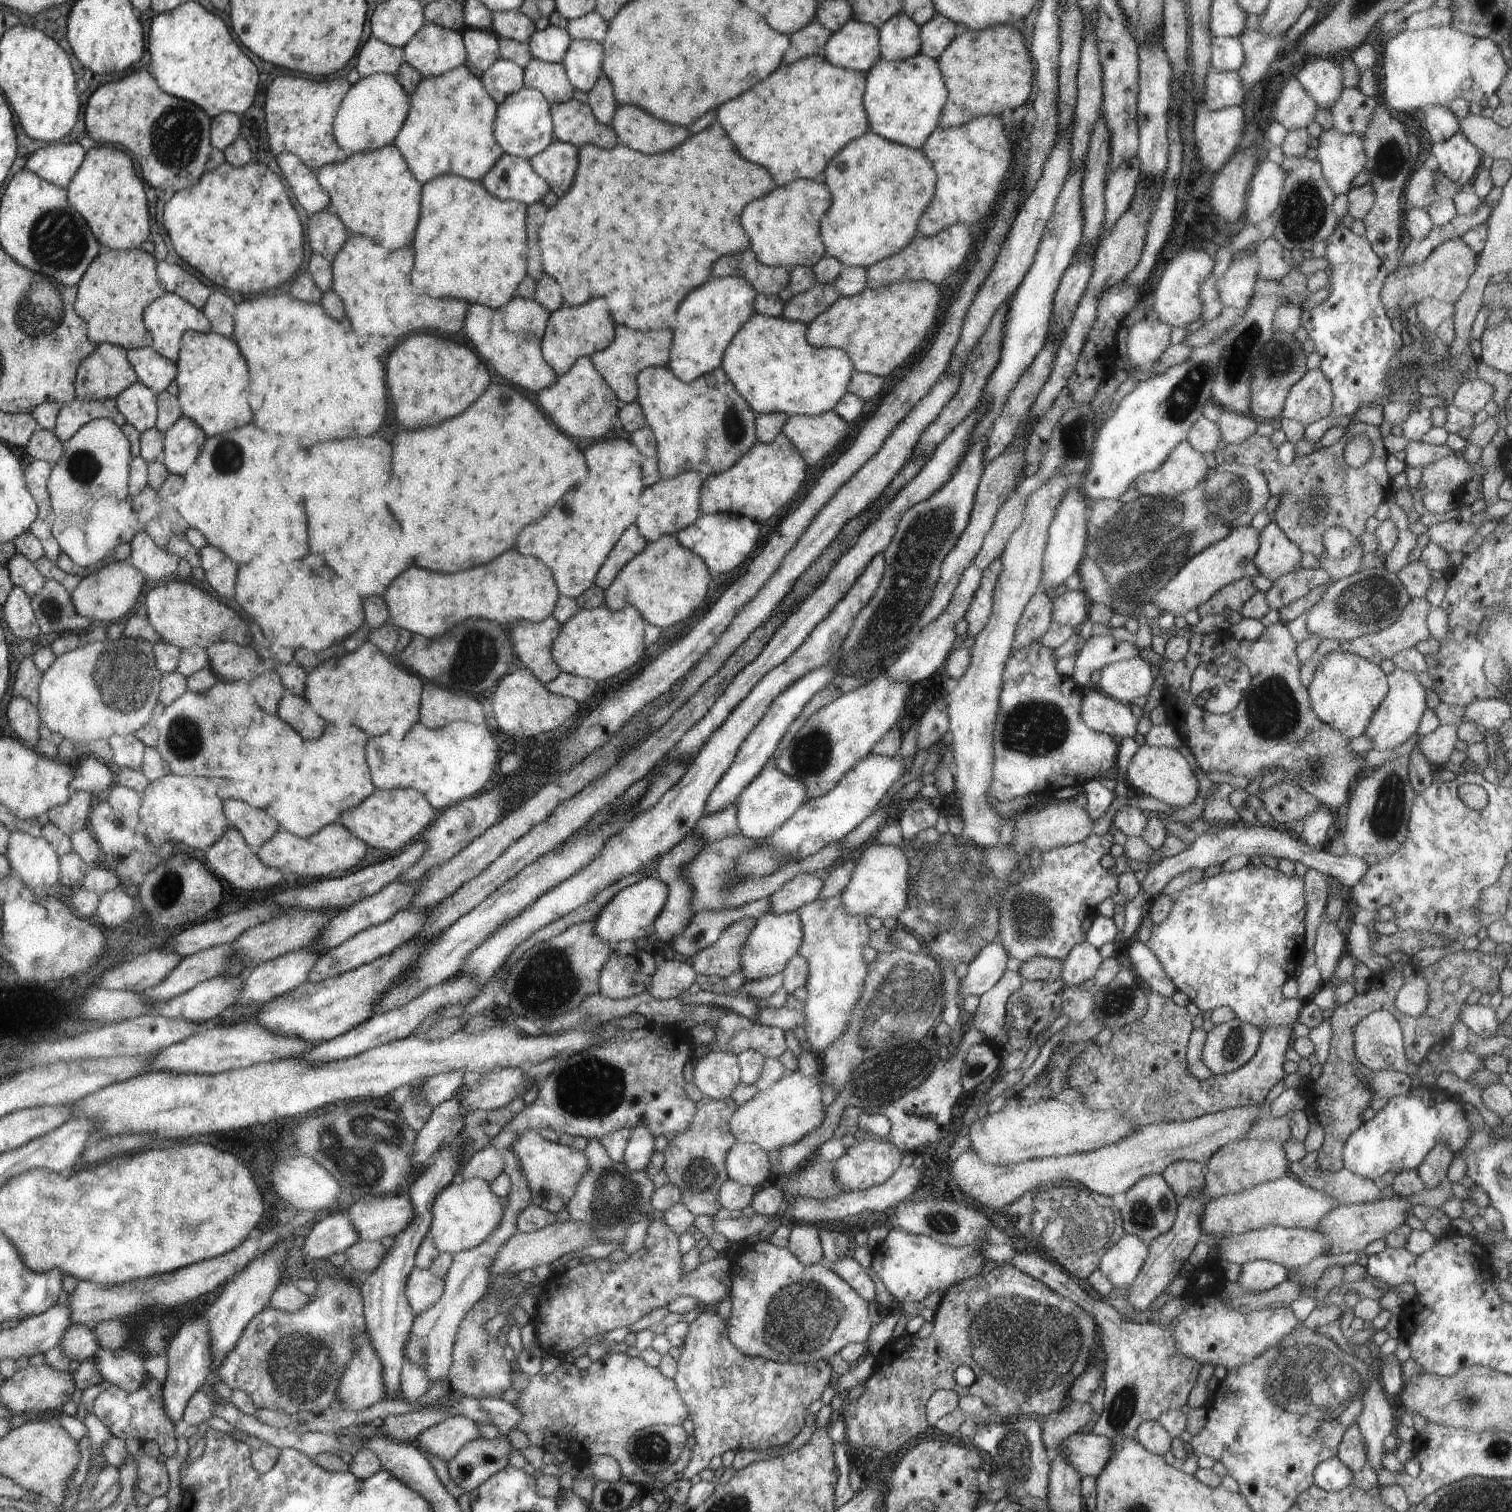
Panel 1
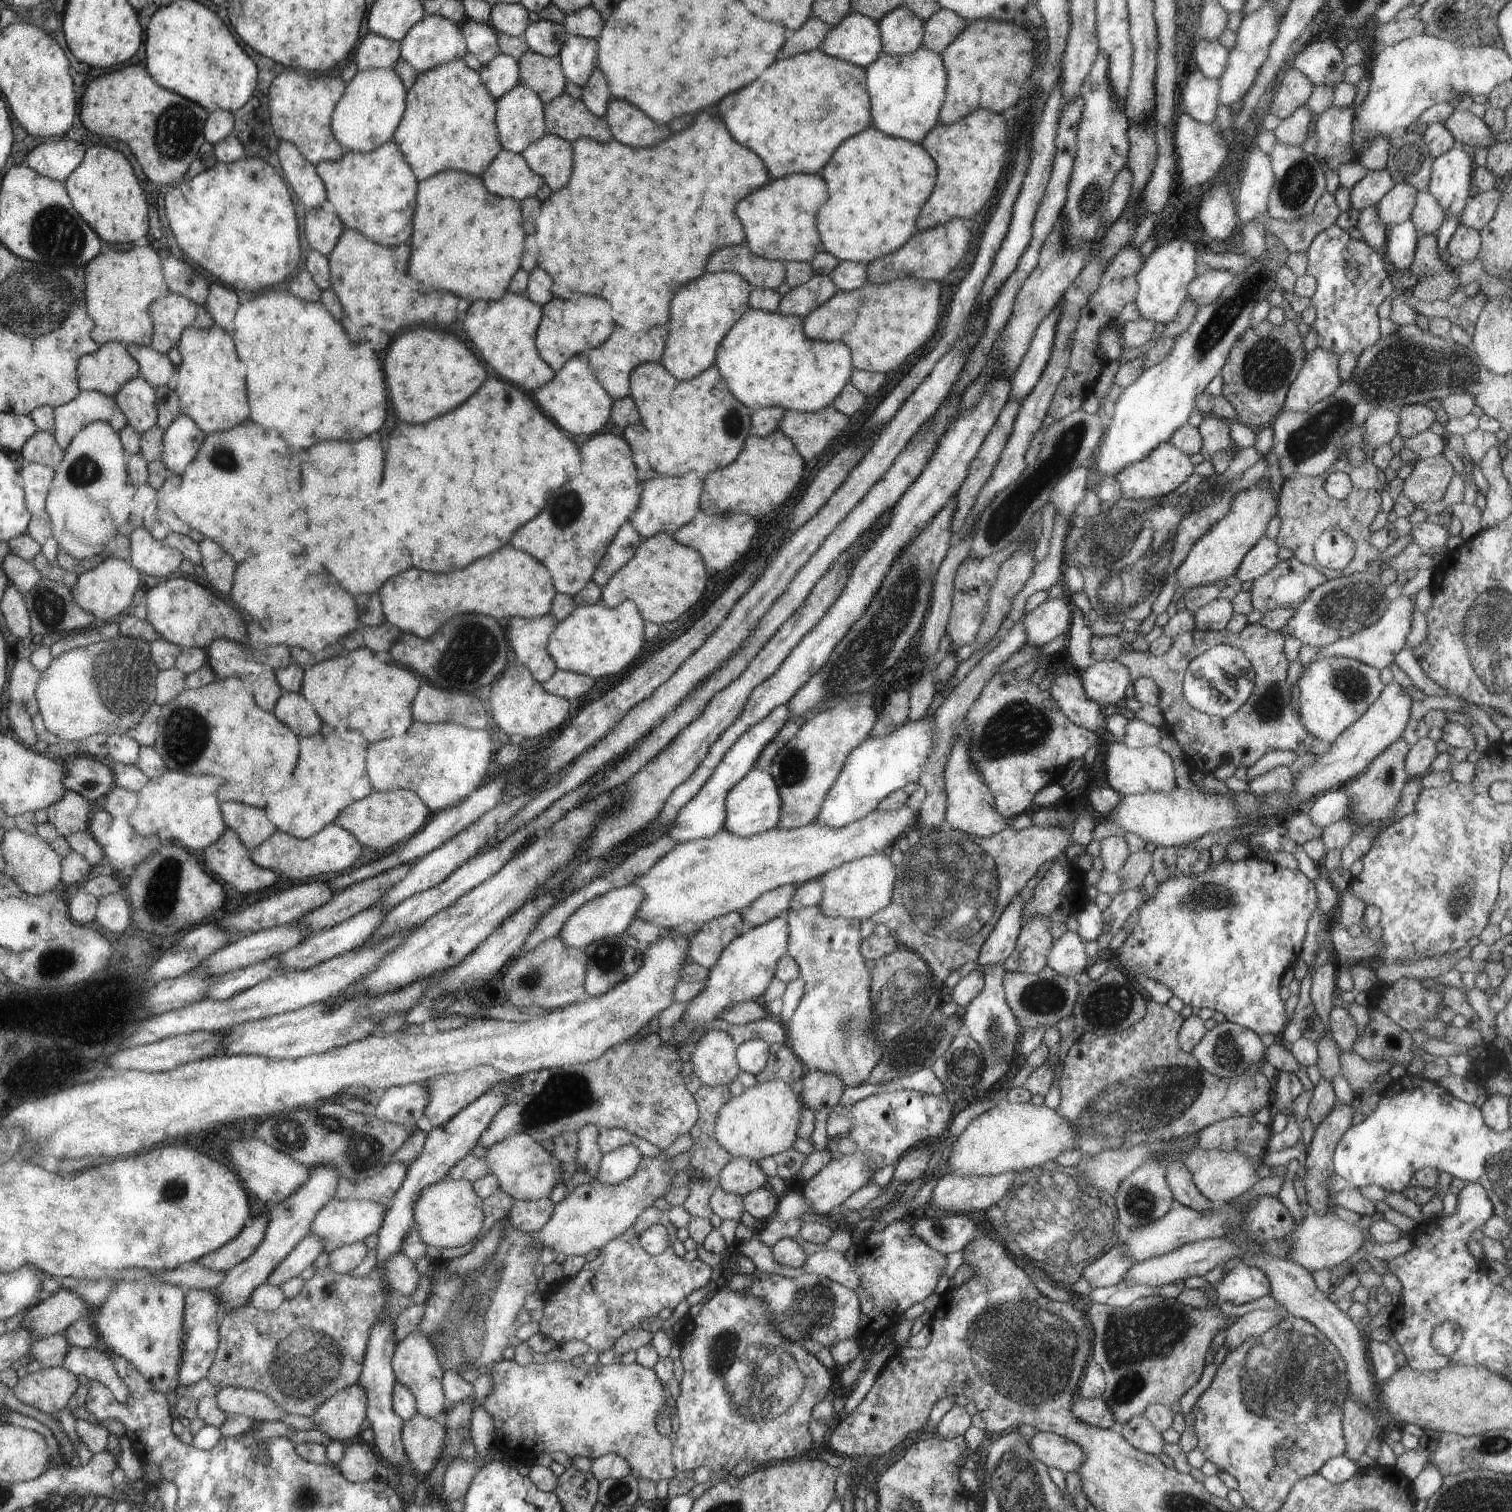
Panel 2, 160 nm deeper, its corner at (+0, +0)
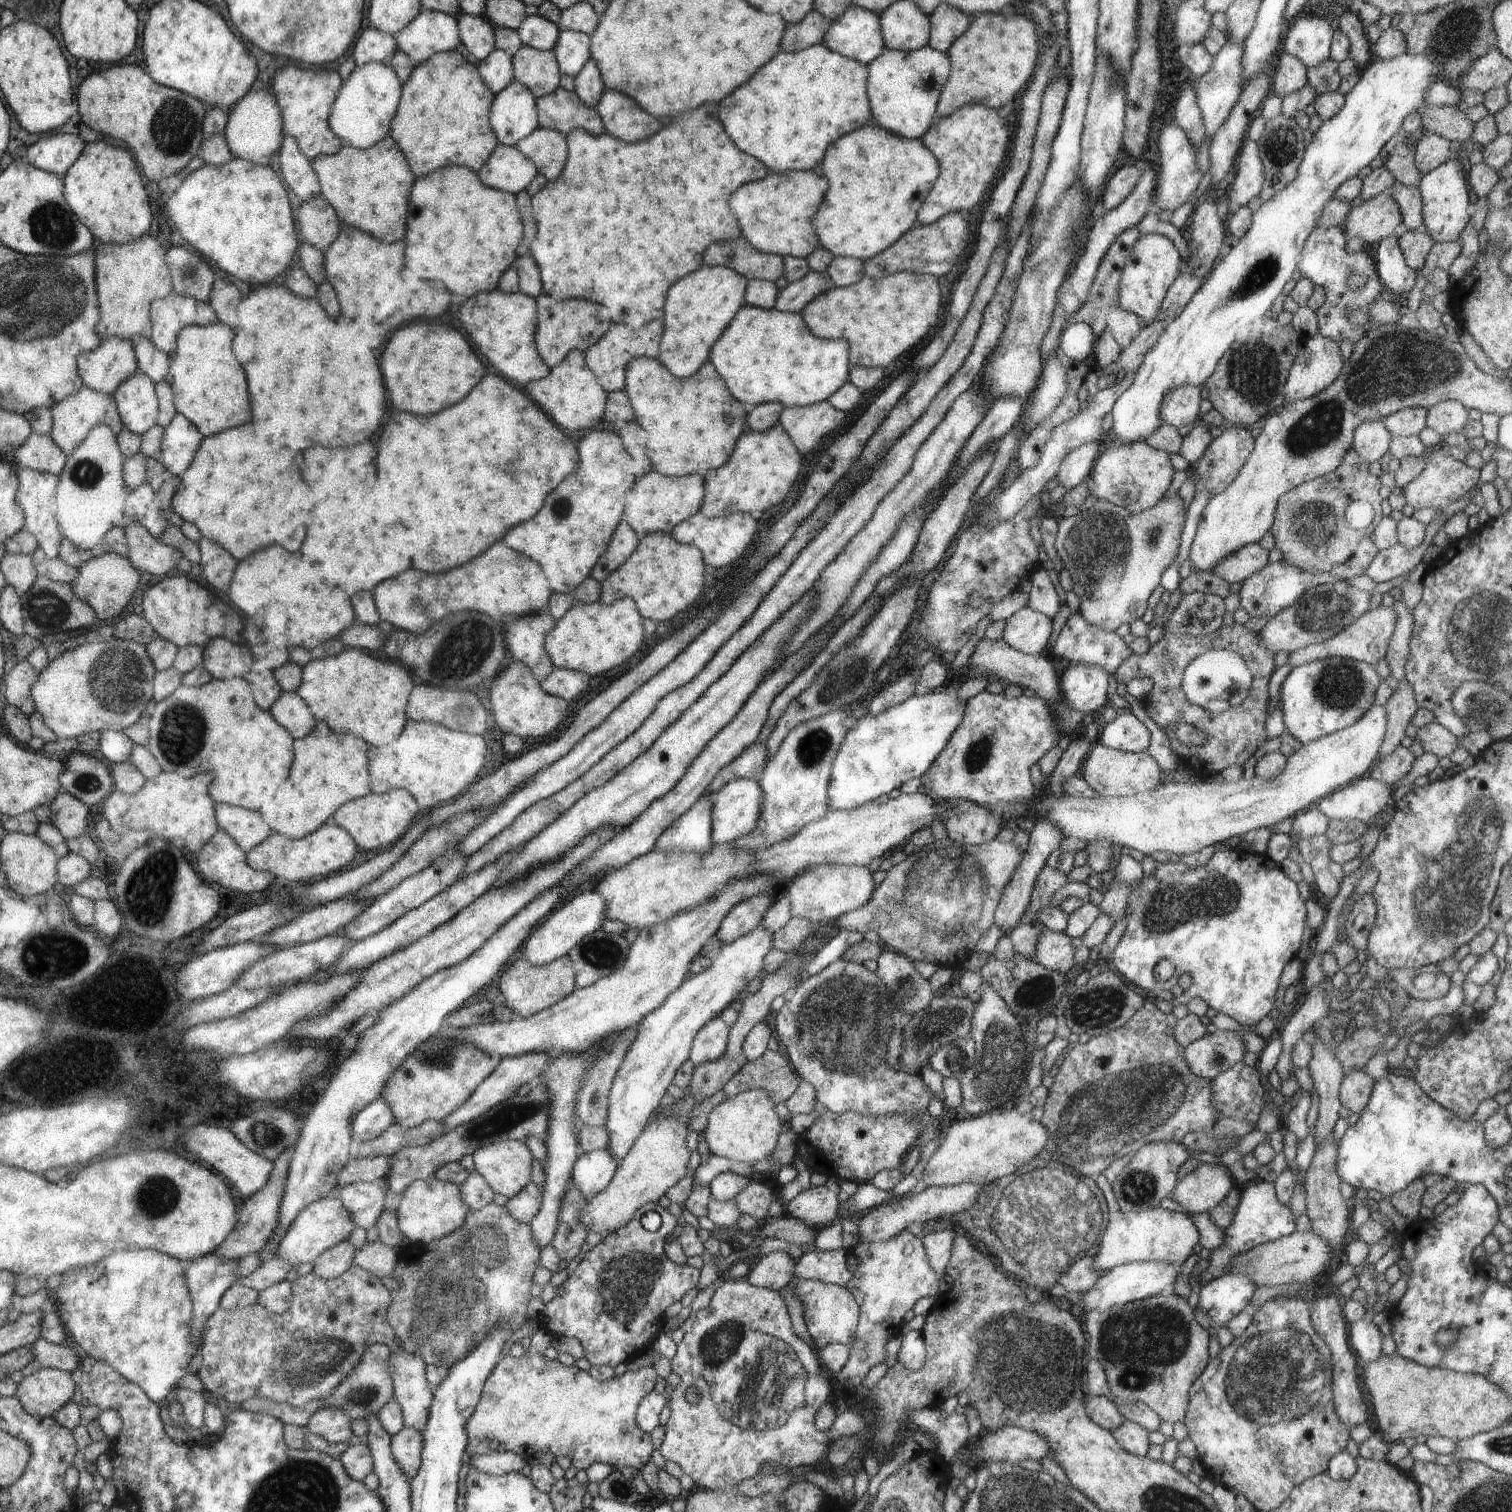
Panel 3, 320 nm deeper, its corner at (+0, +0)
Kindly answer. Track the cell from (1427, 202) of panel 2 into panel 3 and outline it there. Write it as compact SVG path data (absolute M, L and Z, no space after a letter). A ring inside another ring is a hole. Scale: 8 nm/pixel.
M1395 184L1391 189L1393 199L1400 207L1403 228L1408 231L1423 228L1422 197L1419 187Z

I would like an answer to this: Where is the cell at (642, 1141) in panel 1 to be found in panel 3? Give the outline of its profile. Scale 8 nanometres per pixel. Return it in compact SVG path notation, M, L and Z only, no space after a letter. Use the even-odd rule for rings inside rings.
M760 926L729 945L722 945L722 950L704 972L692 975L692 978L684 982L678 991L671 992L667 996L667 1000L662 1006L642 1019L640 1024L634 1026L638 1031L635 1040L628 1048L623 1062L620 1063L608 1093L609 1107L607 1108L607 1117L604 1124L609 1134L608 1142L602 1150L589 1153L583 1152L576 1159L571 1172L573 1184L588 1201L592 1200L594 1196L608 1186L618 1168L619 1162L631 1150L635 1140L639 1138L647 1124L652 1121L654 1112L663 1104L663 1097L667 1096L668 1086L675 1080L676 1071L690 1058L695 1035L702 1030L706 1023L720 1015L734 1000L744 996L744 990L746 990L748 982L756 978L758 972L764 968L766 956L774 948L774 944L774 933Z

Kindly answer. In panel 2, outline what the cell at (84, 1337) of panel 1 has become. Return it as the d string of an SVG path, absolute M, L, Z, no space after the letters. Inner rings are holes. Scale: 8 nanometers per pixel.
M58 1333L34 1339L27 1354L44 1367L62 1367L68 1349L72 1349L72 1346L67 1343L63 1334Z

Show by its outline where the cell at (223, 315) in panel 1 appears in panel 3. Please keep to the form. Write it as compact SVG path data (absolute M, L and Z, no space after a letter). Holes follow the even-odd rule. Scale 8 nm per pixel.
M217 278L214 281L208 304L218 313L219 321L238 328L238 312L236 306L240 302L240 292L230 280Z

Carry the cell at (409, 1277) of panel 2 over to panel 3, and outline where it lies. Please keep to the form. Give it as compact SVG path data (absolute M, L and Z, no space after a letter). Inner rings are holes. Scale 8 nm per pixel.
M380 1240L373 1243L366 1242L355 1252L352 1265L374 1273L377 1277L390 1277L399 1257L398 1251Z

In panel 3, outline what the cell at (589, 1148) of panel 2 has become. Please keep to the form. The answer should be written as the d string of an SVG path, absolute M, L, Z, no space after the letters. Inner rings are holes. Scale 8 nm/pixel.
M625 1028L615 1040L614 1047L589 1070L580 1089L576 1112L585 1125L604 1126L609 1107L608 1093L616 1071L635 1040L637 1030Z

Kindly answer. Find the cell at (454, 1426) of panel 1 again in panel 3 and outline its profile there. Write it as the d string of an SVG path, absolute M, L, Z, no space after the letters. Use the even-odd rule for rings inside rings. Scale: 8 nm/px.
M403 1428L392 1437L391 1451L400 1466L400 1470L411 1481L421 1465L423 1433Z

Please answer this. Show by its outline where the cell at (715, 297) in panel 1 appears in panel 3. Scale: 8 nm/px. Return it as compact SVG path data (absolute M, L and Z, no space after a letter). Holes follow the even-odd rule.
M704 266L700 272L684 276L680 284L674 284L672 292L668 292L668 316L662 320L664 330L657 359L677 377L694 375L708 362L710 349L746 305L748 281L735 269Z

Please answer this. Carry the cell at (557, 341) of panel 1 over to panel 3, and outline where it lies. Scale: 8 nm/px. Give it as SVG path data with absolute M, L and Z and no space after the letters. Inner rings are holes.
M542 295L536 299L538 307L537 332L535 333L535 345L542 360L550 367L557 364L576 349L585 352L606 334L610 328L610 318L606 314L606 308L600 304L592 304L588 300L554 300L550 295Z

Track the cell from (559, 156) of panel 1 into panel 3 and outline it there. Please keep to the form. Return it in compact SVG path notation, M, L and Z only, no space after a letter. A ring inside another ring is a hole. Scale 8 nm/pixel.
M538 128L520 139L515 147L539 168L547 180L554 180L562 172L569 155L567 135L552 129Z

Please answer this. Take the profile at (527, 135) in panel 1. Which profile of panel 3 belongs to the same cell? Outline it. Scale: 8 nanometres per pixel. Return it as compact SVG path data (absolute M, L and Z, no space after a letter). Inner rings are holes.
M516 80L495 93L489 123L498 142L515 146L539 128L539 113L534 93Z

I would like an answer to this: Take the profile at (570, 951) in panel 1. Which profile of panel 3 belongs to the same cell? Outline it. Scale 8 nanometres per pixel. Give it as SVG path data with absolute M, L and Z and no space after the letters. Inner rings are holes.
M568 955L540 966L522 958L514 959L502 970L496 992L504 995L503 1004L513 1013L527 1019L558 1003L576 990L576 978L574 962Z

